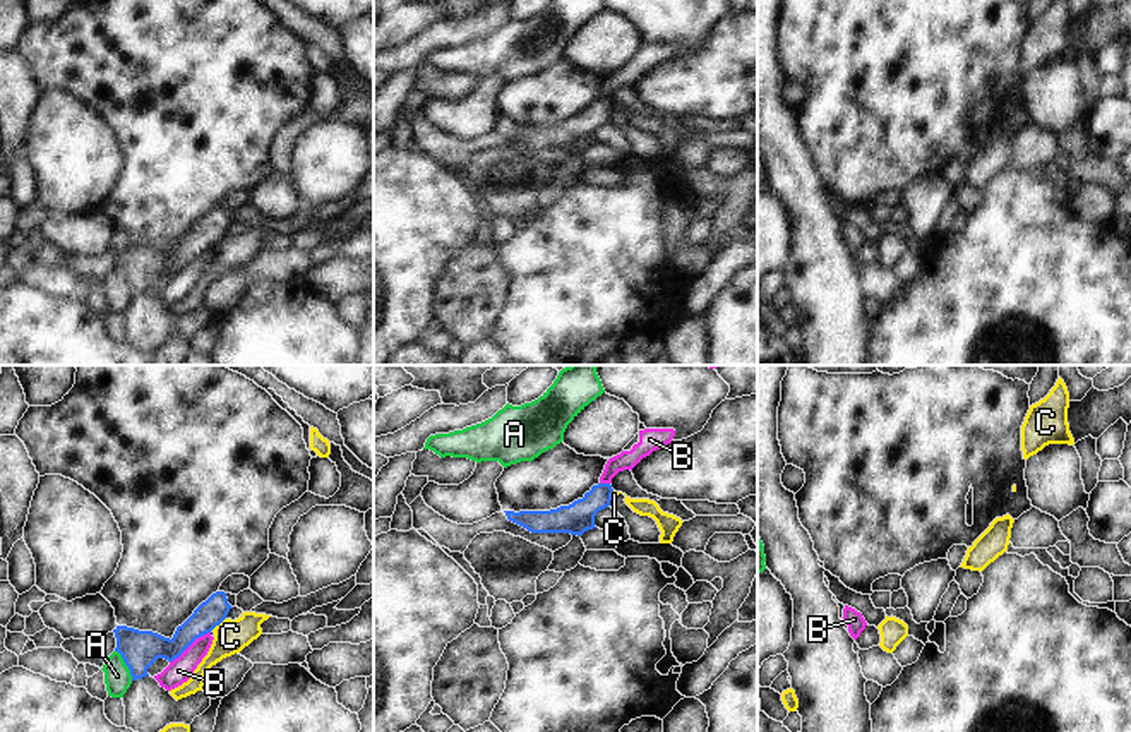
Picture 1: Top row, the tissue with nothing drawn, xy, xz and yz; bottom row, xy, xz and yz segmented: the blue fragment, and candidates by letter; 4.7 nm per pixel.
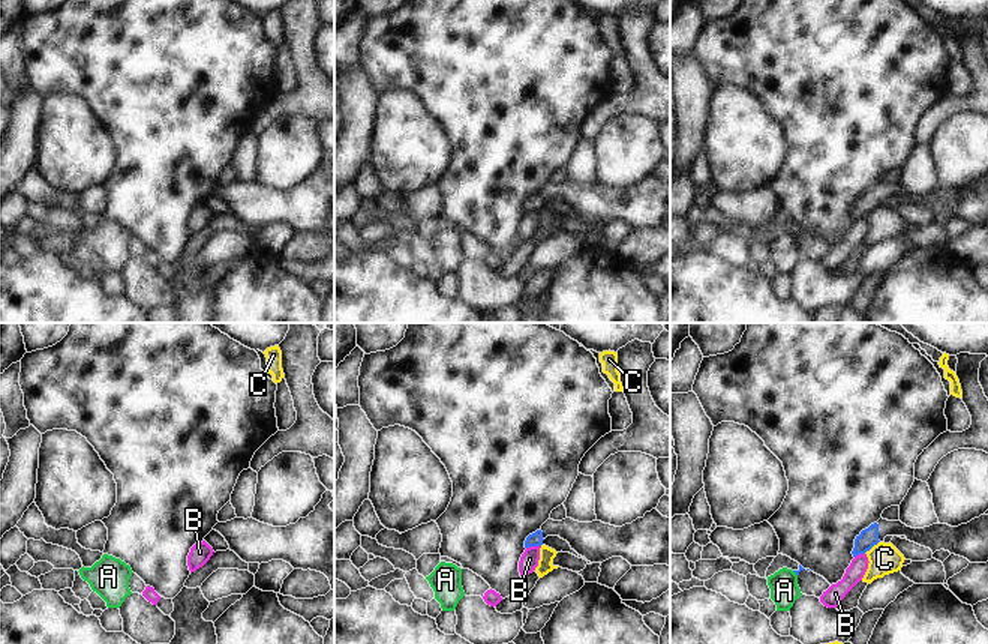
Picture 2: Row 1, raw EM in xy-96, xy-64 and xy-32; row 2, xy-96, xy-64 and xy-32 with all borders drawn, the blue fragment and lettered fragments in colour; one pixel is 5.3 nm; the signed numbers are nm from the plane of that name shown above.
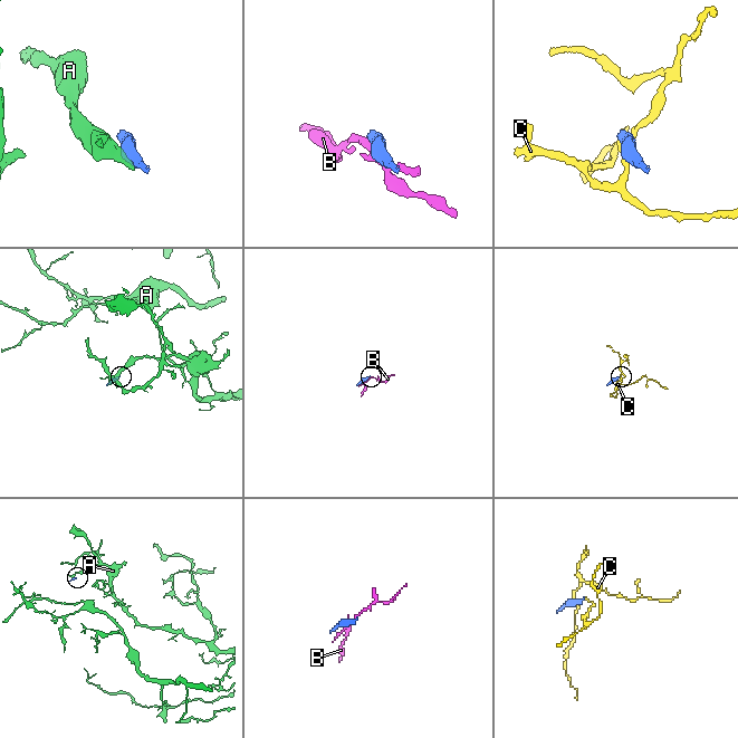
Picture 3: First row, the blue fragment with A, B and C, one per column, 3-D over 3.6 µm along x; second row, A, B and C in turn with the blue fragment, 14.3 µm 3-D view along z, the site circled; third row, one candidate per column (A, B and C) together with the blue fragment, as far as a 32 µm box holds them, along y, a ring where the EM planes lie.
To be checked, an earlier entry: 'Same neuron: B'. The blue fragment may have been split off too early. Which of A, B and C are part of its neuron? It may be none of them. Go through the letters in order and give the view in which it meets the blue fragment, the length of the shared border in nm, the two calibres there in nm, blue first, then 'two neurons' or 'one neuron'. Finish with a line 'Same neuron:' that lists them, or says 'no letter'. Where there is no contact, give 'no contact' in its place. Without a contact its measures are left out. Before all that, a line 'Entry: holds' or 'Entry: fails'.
Entry: fails
A: contact in xy; length 170 nm; calibres 180 and 130 nm; two neurons
B: contact in xy; length 240 nm; calibres 180 and 120 nm; two neurons
C: contact in xy; length 90 nm; calibres 130 and 160 nm; two neurons
Same neuron: no letter

